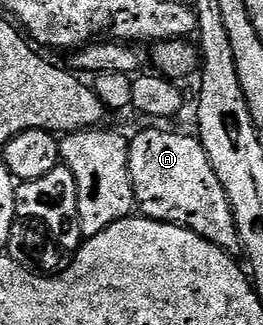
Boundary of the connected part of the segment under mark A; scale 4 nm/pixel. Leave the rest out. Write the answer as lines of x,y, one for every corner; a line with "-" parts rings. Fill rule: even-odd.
151,125
148,131
139,131
129,139
129,173
135,194
135,206
144,219
156,219
162,223
172,223
189,229
205,241
213,241
221,249
235,253
240,250
239,230
229,205
229,197
213,173
213,165
205,153
203,144
194,134
178,135
175,131
158,131
158,126

